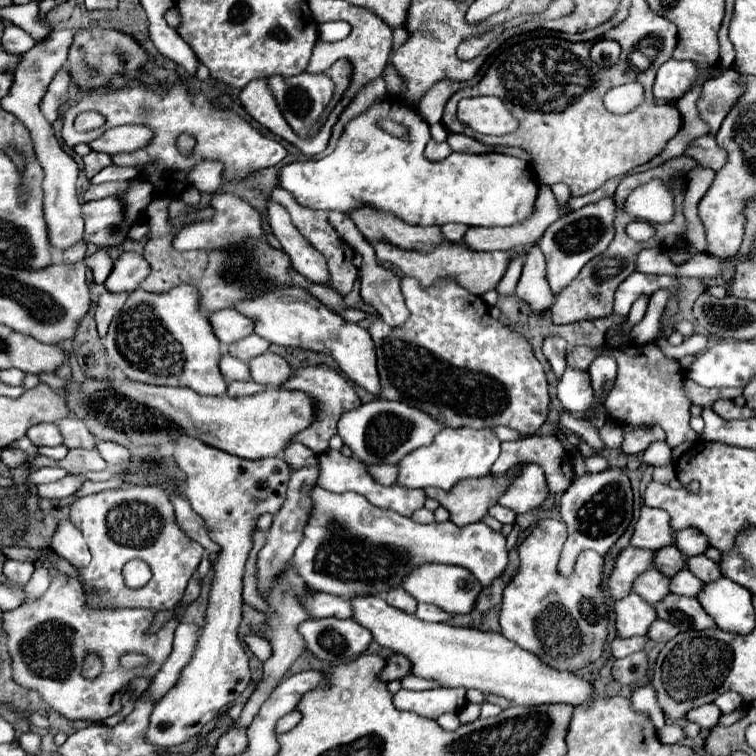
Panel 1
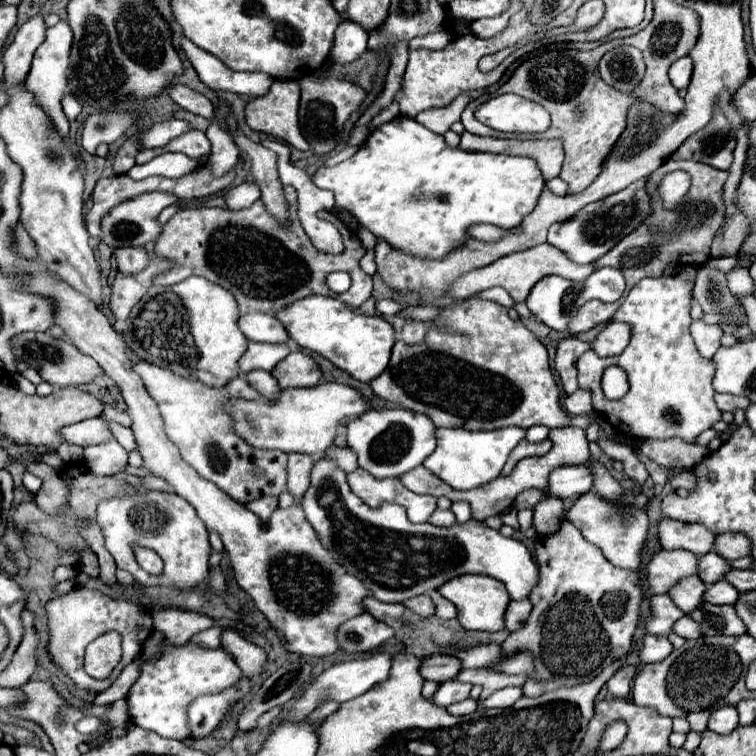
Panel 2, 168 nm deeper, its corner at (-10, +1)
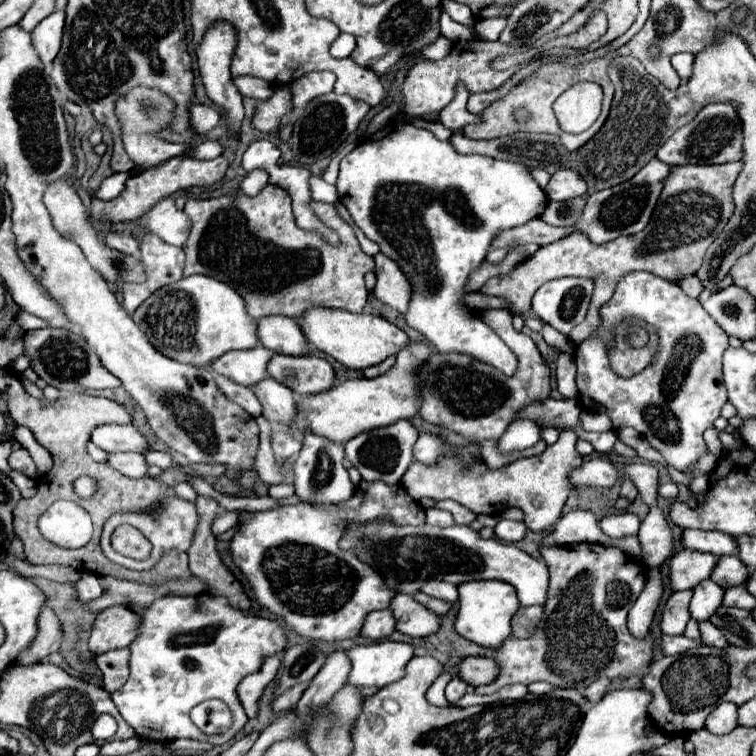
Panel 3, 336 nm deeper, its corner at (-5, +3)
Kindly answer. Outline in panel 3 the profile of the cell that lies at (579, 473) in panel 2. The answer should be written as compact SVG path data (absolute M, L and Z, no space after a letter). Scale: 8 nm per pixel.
M591 458L587 462L583 462L579 468L575 468L569 474L569 482L579 488L579 486L603 486L609 488L615 484L619 472L617 468L601 458Z

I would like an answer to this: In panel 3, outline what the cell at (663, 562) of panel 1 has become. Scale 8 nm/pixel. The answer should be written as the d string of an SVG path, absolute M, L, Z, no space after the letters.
M719 556L719 564L715 564L715 572L711 572L711 580L715 580L715 584L729 588L729 586L739 586L747 580L749 570L747 566L735 556Z

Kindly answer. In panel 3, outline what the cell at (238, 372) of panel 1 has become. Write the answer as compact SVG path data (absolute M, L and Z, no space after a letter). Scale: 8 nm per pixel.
M265 378L253 386L255 396L263 406L263 418L275 424L291 424L295 416L293 392L273 378Z

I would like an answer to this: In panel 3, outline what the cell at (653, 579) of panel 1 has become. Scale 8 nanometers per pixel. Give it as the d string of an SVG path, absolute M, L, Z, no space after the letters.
M703 580L703 584L695 586L693 588L693 598L691 598L691 604L689 604L691 618L709 620L709 616L721 606L723 592L725 590L711 580Z

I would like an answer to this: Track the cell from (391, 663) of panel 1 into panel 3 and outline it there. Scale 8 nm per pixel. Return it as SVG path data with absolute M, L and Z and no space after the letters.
M469 656L457 662L455 666L457 676L461 680L465 680L467 684L479 686L479 684L487 684L489 680L493 682L497 676L497 666L491 658L477 658L477 656Z

